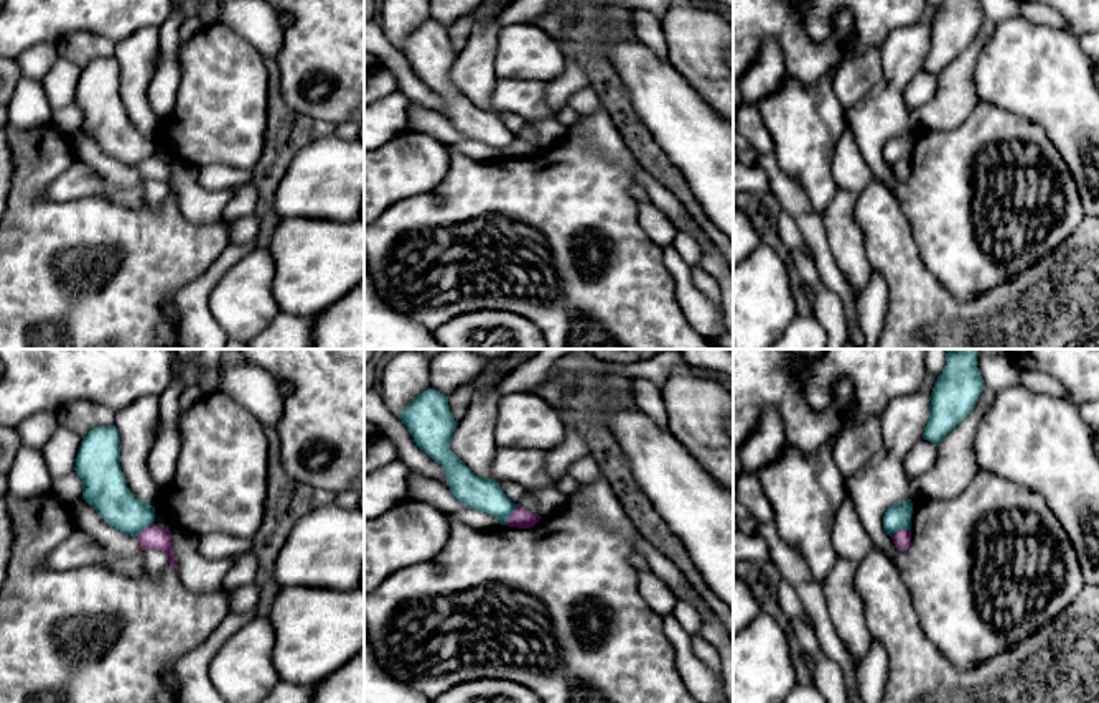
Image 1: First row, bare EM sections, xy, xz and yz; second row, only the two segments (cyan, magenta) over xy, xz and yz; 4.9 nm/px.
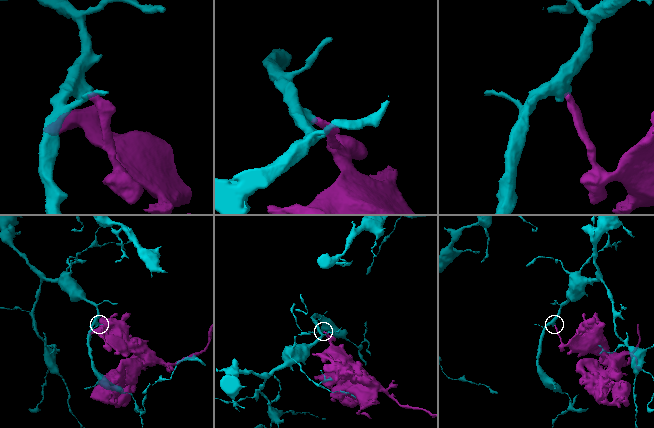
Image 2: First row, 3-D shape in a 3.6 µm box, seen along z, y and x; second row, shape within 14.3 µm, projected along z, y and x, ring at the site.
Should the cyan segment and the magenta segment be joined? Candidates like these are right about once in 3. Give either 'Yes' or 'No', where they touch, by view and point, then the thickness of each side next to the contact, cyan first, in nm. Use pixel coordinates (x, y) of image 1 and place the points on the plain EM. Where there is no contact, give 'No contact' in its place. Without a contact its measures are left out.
No. Touches cyan at yz (900, 160). Thickness 120 nm (cyan) against 90 nm

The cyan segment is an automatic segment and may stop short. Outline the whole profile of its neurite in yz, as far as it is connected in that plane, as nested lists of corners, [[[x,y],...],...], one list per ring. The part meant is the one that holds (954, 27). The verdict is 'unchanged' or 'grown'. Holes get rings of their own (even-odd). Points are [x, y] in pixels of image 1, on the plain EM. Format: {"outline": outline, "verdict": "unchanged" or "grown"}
{"outline": [[[942,0],[931,23],[923,71],[939,77],[942,69],[975,40],[984,20],[979,0]]], "verdict": "unchanged"}

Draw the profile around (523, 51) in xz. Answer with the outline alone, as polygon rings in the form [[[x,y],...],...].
[[[537,25],[501,26],[493,61],[498,79],[549,82],[562,76],[565,61],[559,43]]]

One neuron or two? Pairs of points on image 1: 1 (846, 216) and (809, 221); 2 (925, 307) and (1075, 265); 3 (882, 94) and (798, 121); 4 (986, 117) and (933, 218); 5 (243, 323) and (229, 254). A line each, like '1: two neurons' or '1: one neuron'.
1: two neurons
2: one neuron
3: two neurons
4: one neuron
5: two neurons

